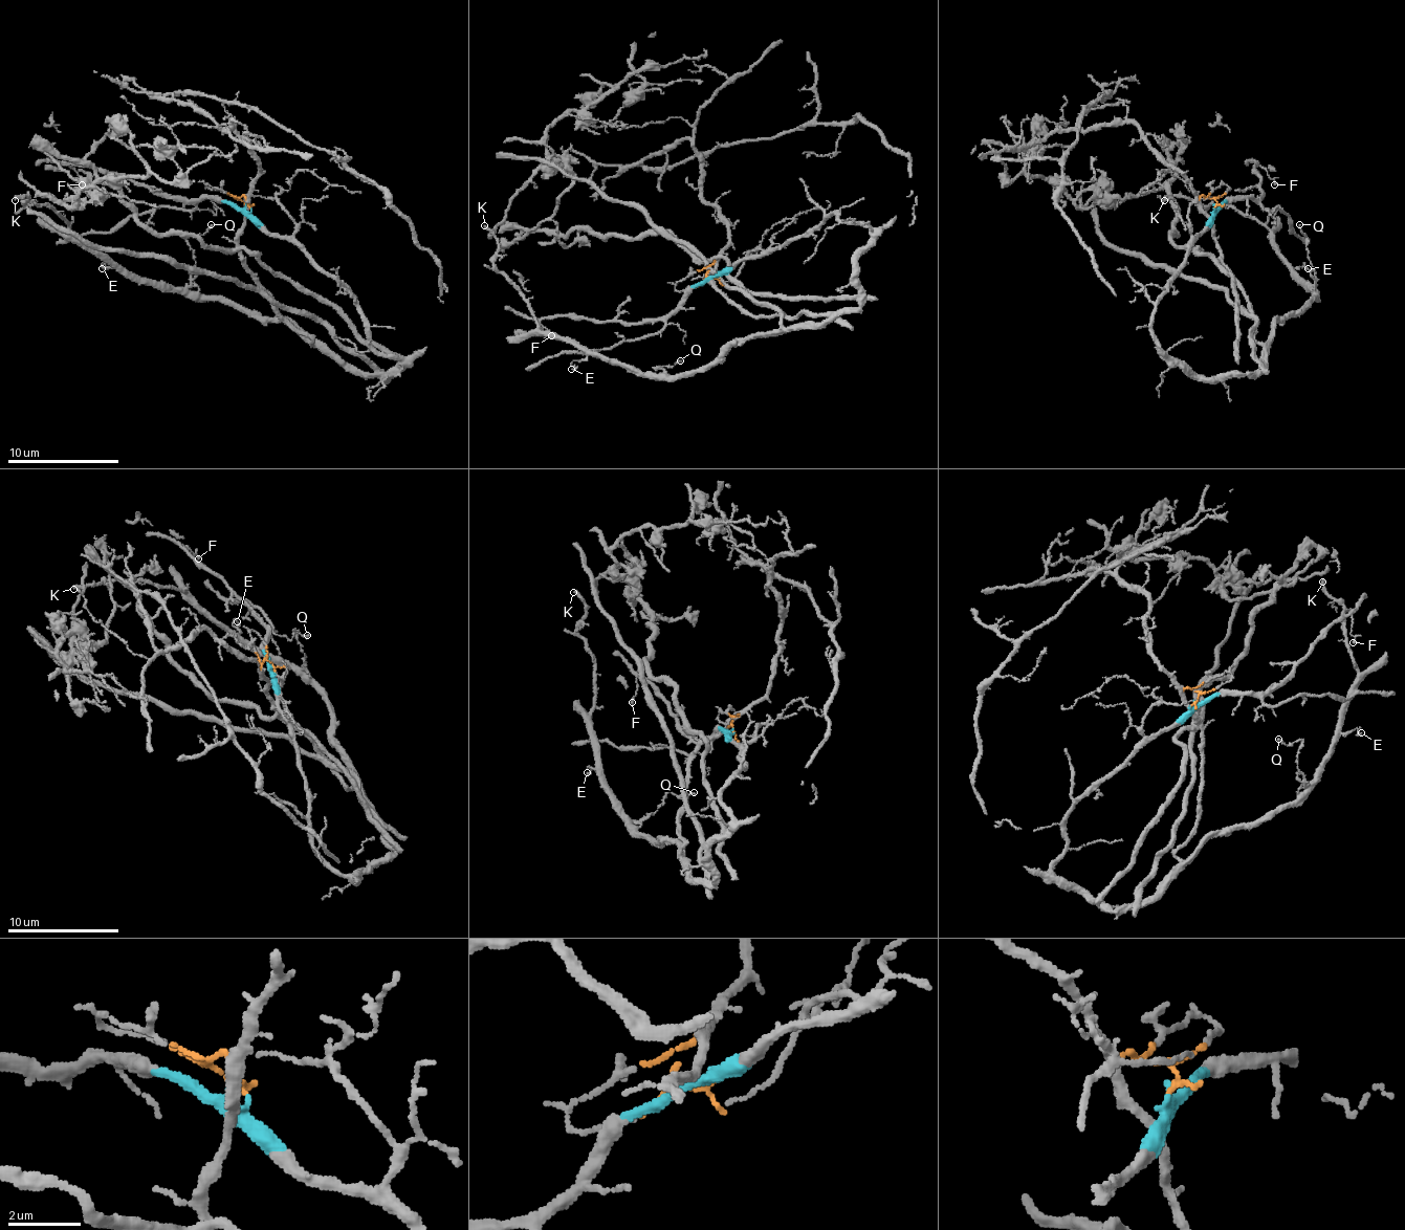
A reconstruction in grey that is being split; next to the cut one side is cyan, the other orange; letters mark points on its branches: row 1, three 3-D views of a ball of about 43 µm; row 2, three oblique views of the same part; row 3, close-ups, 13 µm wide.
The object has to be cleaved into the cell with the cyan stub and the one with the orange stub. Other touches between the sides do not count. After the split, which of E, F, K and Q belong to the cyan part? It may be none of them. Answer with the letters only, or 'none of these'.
F

